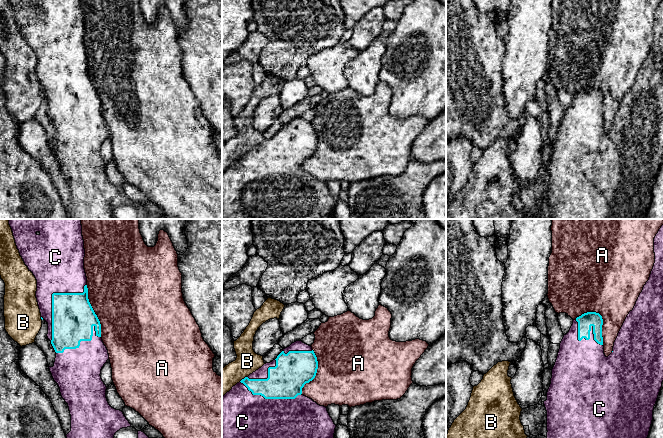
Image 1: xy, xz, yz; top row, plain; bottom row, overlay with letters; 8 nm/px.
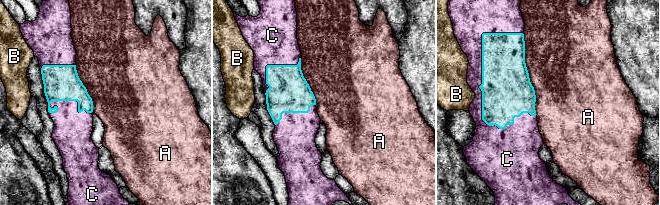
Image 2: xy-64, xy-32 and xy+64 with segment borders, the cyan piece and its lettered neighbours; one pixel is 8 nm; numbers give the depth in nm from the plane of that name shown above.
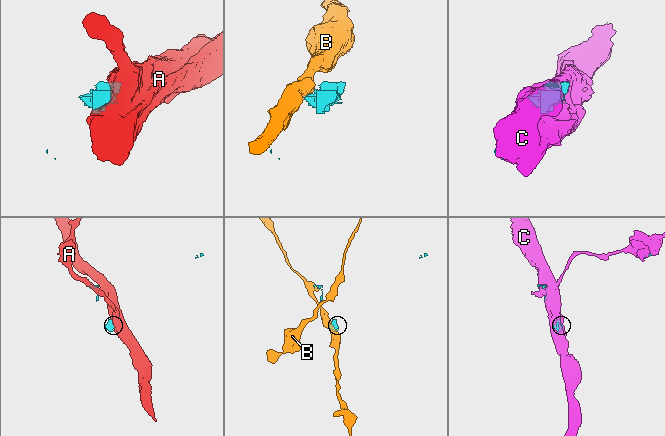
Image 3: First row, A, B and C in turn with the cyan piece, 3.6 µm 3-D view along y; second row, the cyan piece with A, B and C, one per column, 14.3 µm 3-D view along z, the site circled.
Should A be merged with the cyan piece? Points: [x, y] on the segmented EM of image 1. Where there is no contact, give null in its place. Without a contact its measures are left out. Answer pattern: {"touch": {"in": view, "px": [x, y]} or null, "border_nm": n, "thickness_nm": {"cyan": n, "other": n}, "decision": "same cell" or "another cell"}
{"touch": {"in": "yz", "px": [601, 318]}, "border_nm": 320, "thickness_nm": {"cyan": 120, "other": 440}, "decision": "another cell"}

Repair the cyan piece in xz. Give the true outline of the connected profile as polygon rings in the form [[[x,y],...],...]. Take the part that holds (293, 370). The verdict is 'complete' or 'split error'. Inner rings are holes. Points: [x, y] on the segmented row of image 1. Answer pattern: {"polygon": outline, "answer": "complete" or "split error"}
{"polygon": [[[296,341],[275,360],[242,379],[222,397],[222,438],[334,438],[336,425],[327,408],[302,394],[302,388],[317,373],[318,361],[312,347]]], "answer": "split error"}

